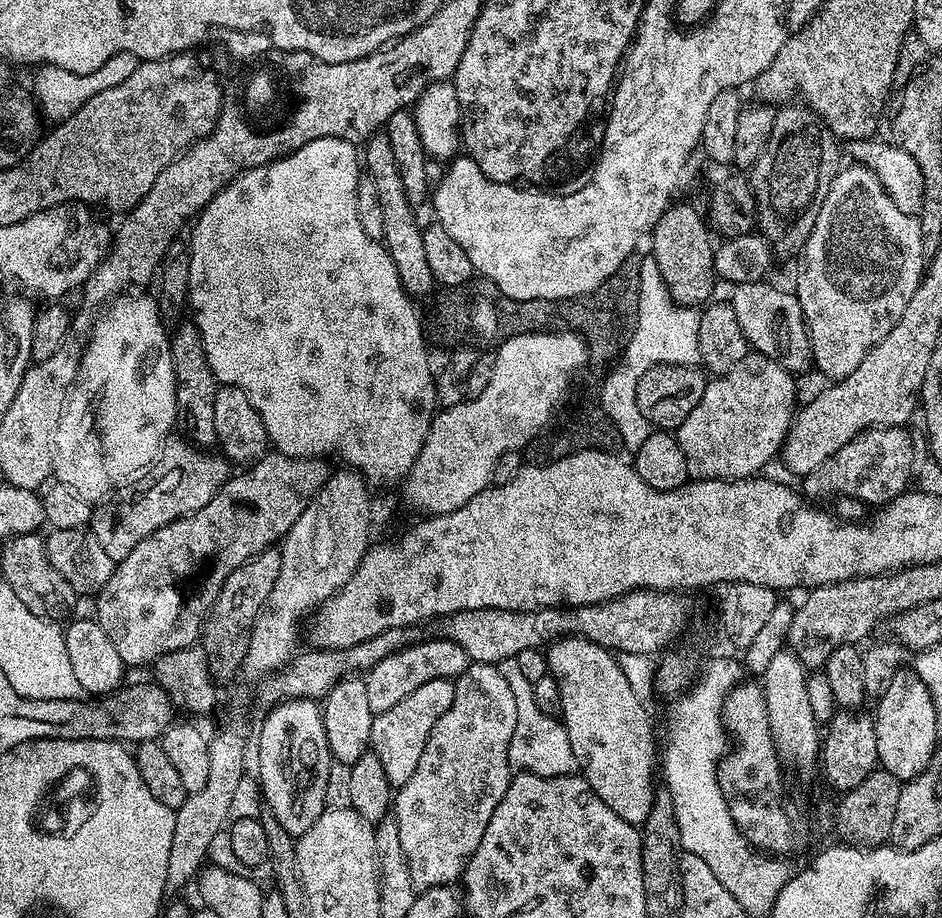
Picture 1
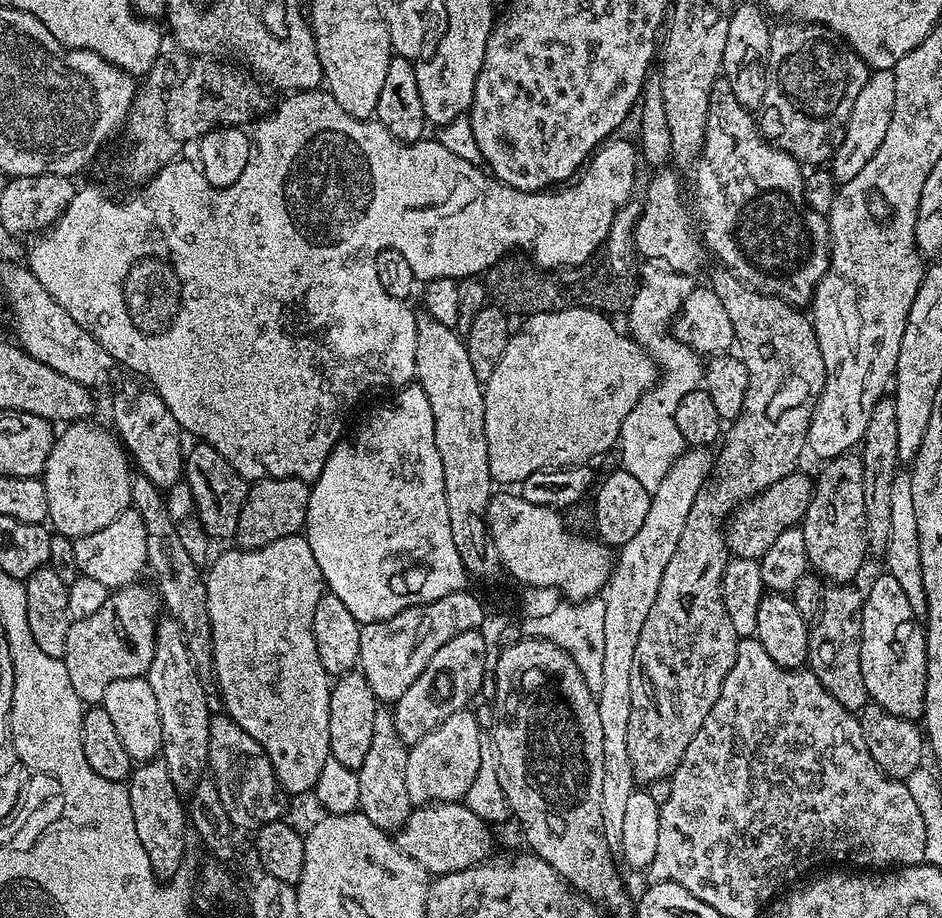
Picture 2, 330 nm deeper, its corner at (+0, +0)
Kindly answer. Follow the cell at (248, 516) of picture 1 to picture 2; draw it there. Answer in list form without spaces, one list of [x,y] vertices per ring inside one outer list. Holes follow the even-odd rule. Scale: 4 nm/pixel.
[[[133,582],[115,589],[102,602],[99,610],[94,610],[81,620],[73,620],[67,634],[63,662],[66,674],[70,674],[70,684],[85,705],[101,703],[110,686],[122,678],[143,677],[148,671],[156,649],[156,625],[161,615],[162,600],[155,591],[139,588]]]

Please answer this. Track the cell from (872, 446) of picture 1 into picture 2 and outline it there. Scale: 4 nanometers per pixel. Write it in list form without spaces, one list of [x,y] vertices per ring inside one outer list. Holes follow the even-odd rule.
[[[803,471],[791,472],[786,478],[774,482],[757,496],[744,501],[732,513],[726,524],[726,539],[729,553],[741,560],[759,560],[774,546],[784,530],[797,527],[803,521],[806,510],[812,501],[813,477],[803,476]]]

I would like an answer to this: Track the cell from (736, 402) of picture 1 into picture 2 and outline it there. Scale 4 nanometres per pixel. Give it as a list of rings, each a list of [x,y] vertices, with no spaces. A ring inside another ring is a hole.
[[[689,447],[673,462],[658,490],[652,493],[650,514],[646,514],[646,522],[642,522],[638,534],[634,534],[634,538],[630,538],[630,542],[619,549],[608,587],[602,593],[602,633],[605,636],[605,645],[602,686],[598,691],[596,705],[598,718],[602,721],[602,818],[604,835],[612,842],[619,842],[622,838],[626,802],[634,791],[630,750],[626,747],[626,734],[630,730],[630,678],[634,670],[634,646],[638,646],[642,622],[646,622],[646,614],[650,614],[654,598],[658,598],[658,582],[662,582],[662,570],[666,570],[666,562],[670,562],[675,548],[678,547],[678,538],[682,538],[686,514],[690,514],[694,498],[713,471],[714,456],[708,452],[711,451],[707,447]]]

